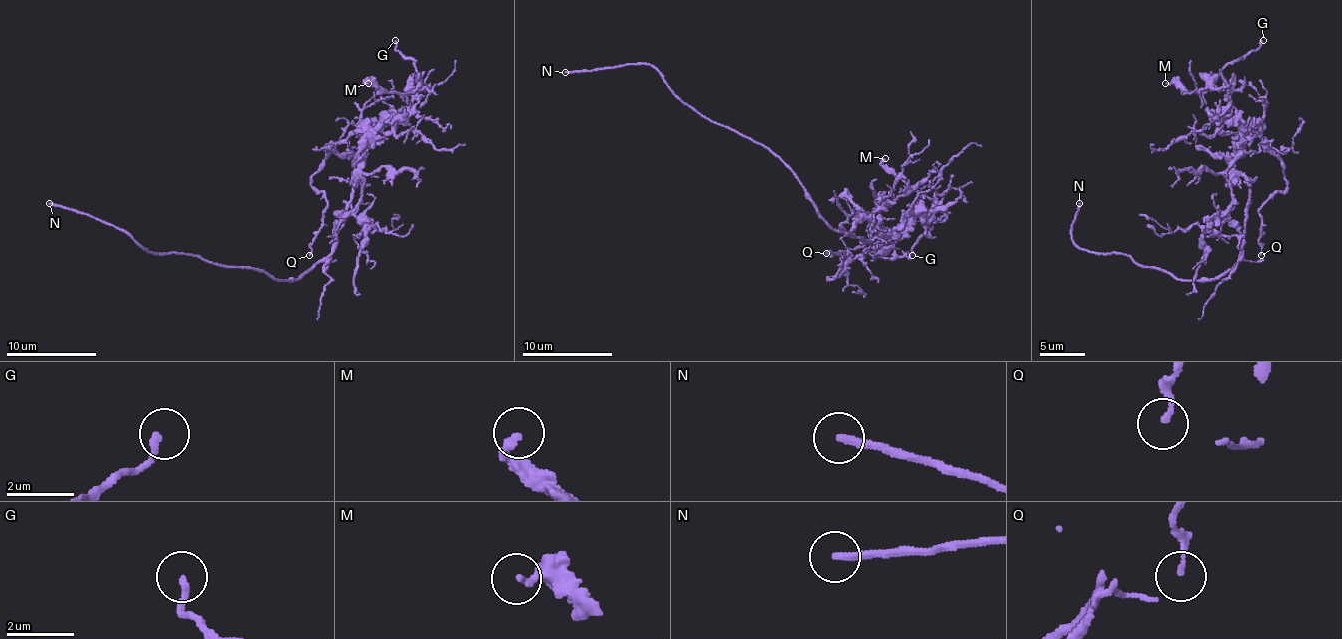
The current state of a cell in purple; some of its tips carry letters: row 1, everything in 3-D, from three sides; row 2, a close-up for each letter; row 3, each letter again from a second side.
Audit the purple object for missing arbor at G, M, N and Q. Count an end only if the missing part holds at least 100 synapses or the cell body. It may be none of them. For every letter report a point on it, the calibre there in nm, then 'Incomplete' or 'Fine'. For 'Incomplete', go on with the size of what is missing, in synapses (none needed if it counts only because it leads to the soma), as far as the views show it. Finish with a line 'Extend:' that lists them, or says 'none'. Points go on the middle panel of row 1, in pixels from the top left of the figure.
G: Place: (912, 255). Thickness 200 nm. Fine
M: Place: (885, 158). Thickness 240 nm. Fine
N: Place: (565, 72). Thickness 240 nm. Incomplete
Q: Place: (826, 253). Thickness 160 nm. Fine
Extend: N

